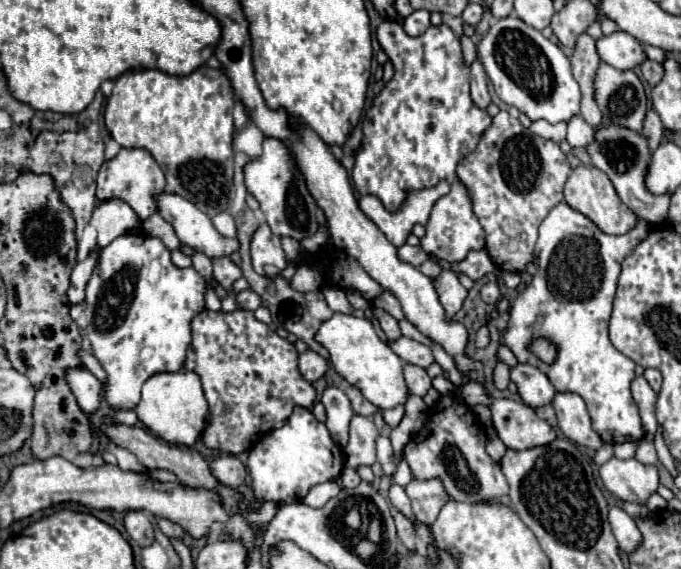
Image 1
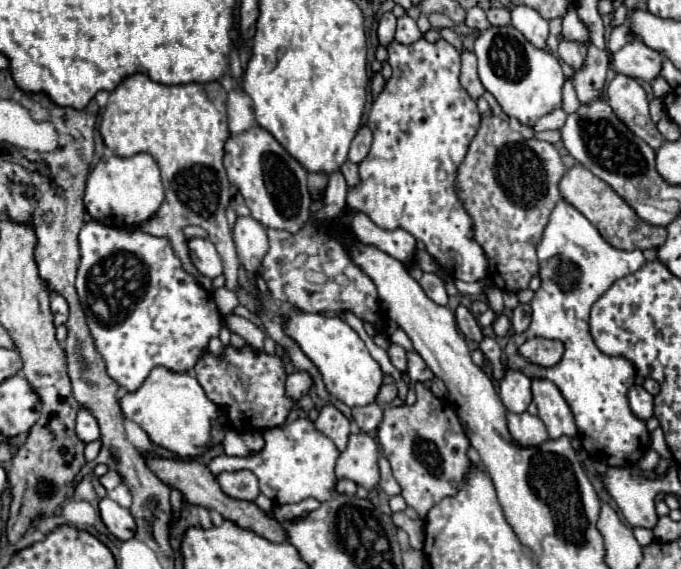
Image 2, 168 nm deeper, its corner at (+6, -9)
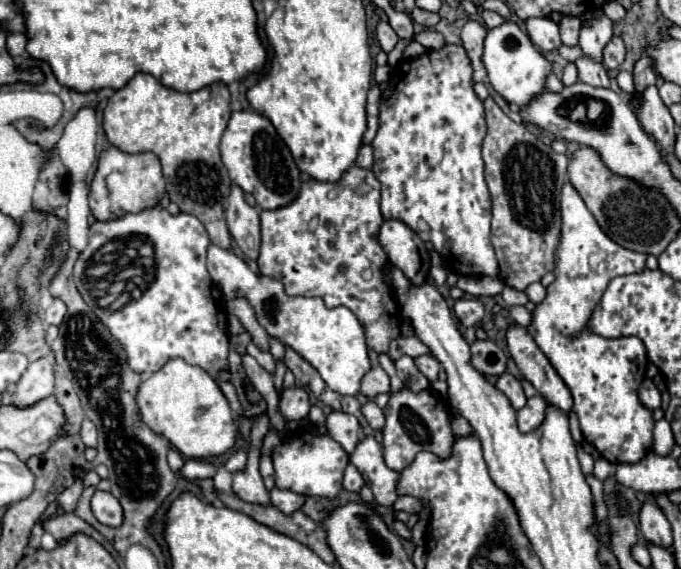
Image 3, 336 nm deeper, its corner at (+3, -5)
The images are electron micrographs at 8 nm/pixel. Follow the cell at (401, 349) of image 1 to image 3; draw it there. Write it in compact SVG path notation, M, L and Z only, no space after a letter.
M421 355L415 359L417 369L429 379L429 381L437 381L437 373L439 373L439 361L433 355Z

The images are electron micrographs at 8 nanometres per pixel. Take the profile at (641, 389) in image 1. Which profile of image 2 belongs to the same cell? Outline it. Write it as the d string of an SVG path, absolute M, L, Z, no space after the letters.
M634 385L628 393L628 399L630 399L630 409L638 419L648 421L652 417L652 399L654 397L644 387Z

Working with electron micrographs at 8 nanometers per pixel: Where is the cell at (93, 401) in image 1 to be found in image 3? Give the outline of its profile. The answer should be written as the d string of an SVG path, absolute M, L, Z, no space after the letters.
M85 419L81 425L81 439L85 443L85 447L97 447L97 429L93 427L91 419Z

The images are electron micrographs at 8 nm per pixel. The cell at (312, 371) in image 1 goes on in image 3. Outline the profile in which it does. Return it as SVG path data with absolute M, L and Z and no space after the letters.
M301 387L283 391L279 409L281 409L281 415L283 415L285 421L301 421L301 419L305 419L307 413L309 413L309 407L311 407L309 397Z

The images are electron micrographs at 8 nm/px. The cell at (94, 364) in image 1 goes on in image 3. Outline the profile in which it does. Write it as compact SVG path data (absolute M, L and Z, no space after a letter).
M171 359L145 379L137 393L137 405L143 421L155 433L165 435L187 459L217 457L235 445L237 424L227 397L211 375L183 359Z

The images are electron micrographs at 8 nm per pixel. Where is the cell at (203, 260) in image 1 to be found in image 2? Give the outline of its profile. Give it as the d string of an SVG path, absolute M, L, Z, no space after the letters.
M144 73L126 77L114 91L110 91L108 105L101 115L99 132L108 149L118 157L128 157L128 151L148 151L160 167L166 199L160 209L140 225L152 237L166 237L190 273L206 291L212 289L212 279L200 275L192 265L184 241L184 227L198 225L208 231L208 239L216 245L222 263L226 287L238 287L238 257L232 241L232 231L226 221L226 205L230 205L230 181L224 169L224 145L230 137L226 125L226 91L218 81L162 85Z

